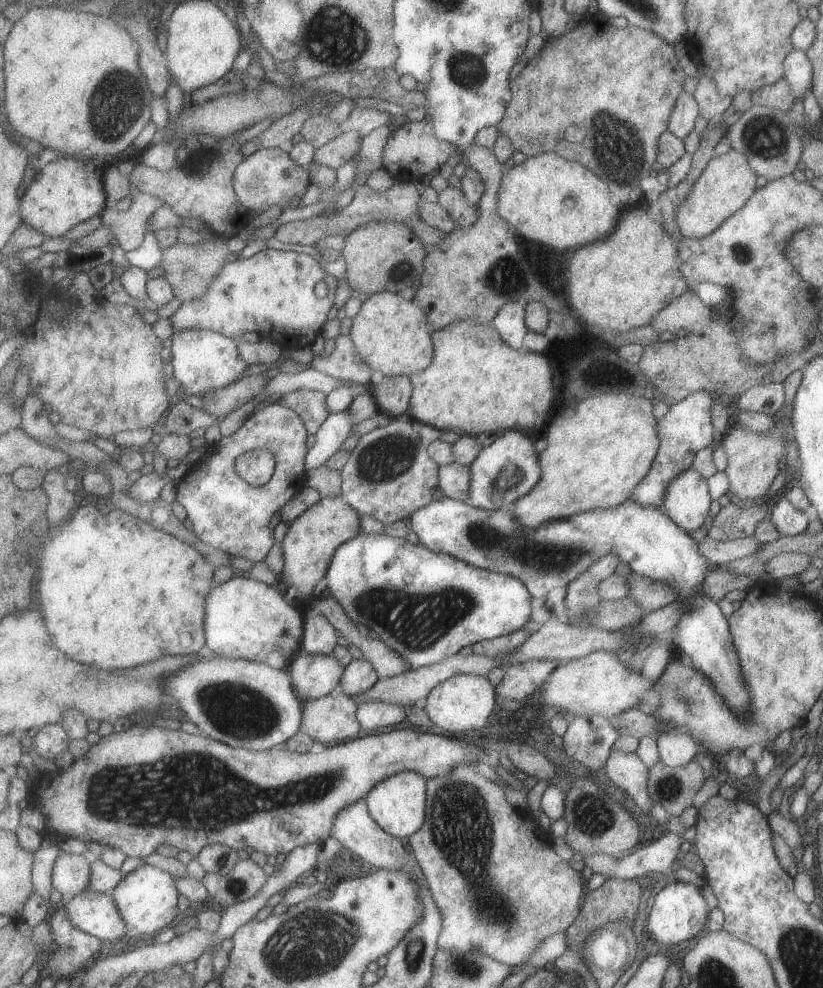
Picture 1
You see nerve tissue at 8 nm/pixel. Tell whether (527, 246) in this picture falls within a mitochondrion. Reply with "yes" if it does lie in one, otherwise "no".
yes

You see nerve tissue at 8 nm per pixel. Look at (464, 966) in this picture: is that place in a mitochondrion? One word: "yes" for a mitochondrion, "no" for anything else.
yes

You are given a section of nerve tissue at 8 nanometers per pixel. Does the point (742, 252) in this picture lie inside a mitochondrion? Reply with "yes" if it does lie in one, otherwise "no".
yes

